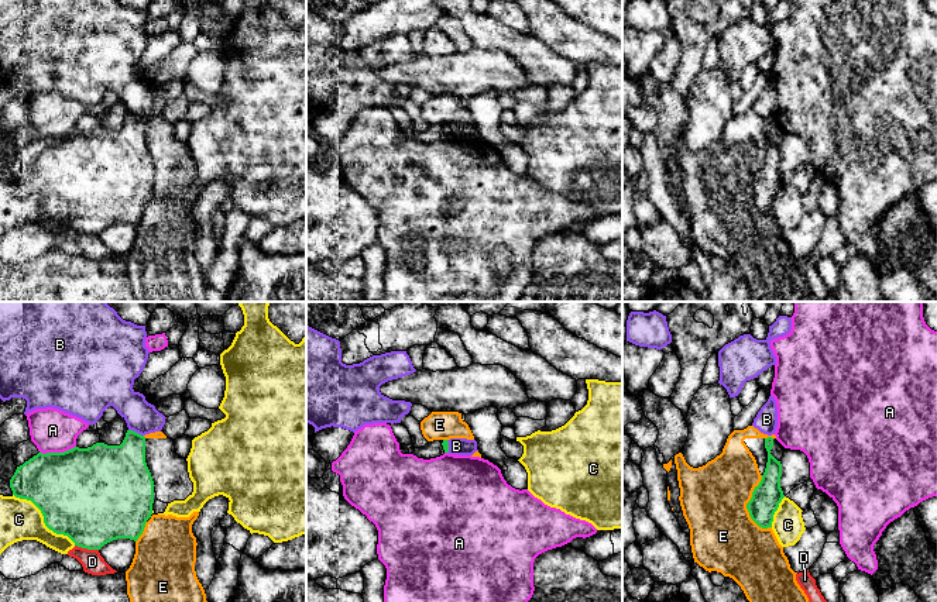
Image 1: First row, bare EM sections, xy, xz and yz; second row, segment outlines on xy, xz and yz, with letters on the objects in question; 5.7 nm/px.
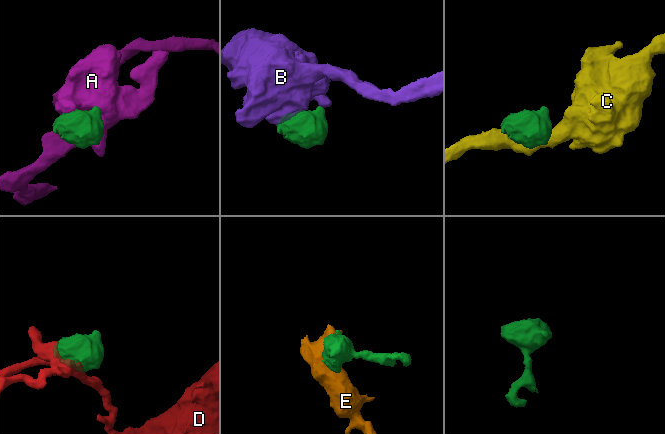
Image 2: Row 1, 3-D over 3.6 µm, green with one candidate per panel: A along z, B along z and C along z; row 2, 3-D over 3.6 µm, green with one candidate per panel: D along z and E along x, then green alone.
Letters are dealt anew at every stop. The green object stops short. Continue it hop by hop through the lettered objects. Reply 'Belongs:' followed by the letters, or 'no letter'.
Belongs: no letter

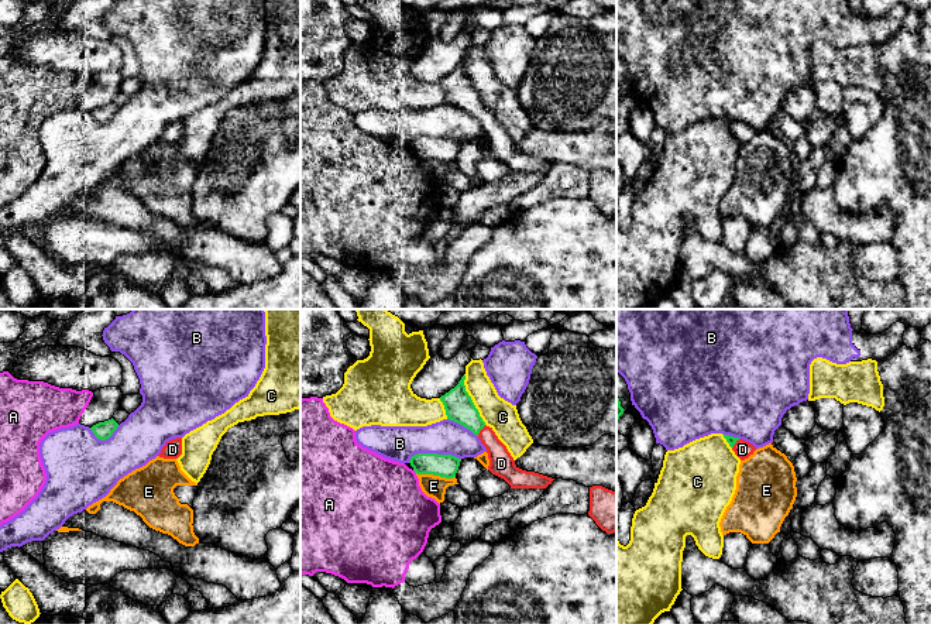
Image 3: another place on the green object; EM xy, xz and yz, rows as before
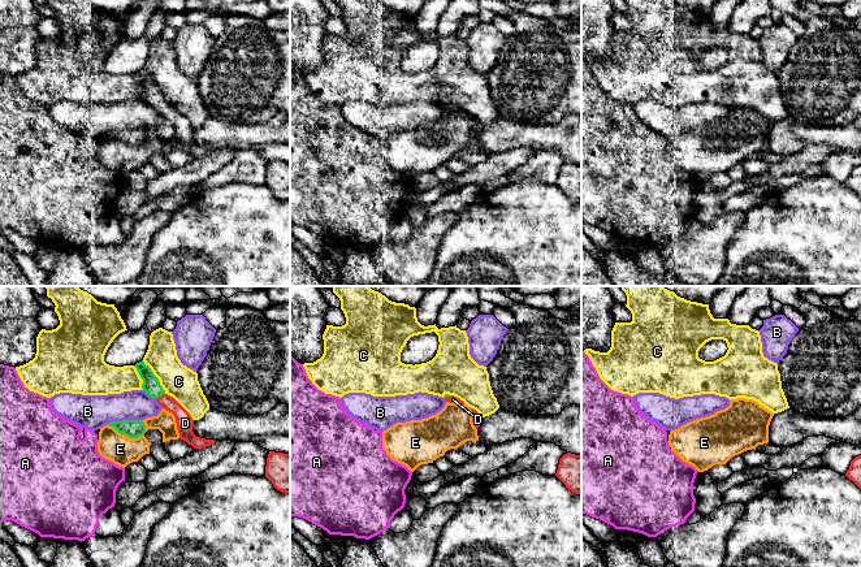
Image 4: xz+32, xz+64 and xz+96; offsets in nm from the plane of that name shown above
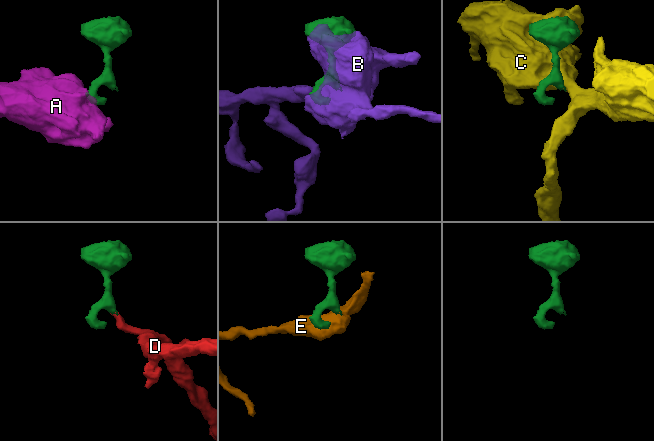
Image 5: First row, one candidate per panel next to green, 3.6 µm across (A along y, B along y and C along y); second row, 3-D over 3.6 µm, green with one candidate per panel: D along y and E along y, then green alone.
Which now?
Belongs: D

